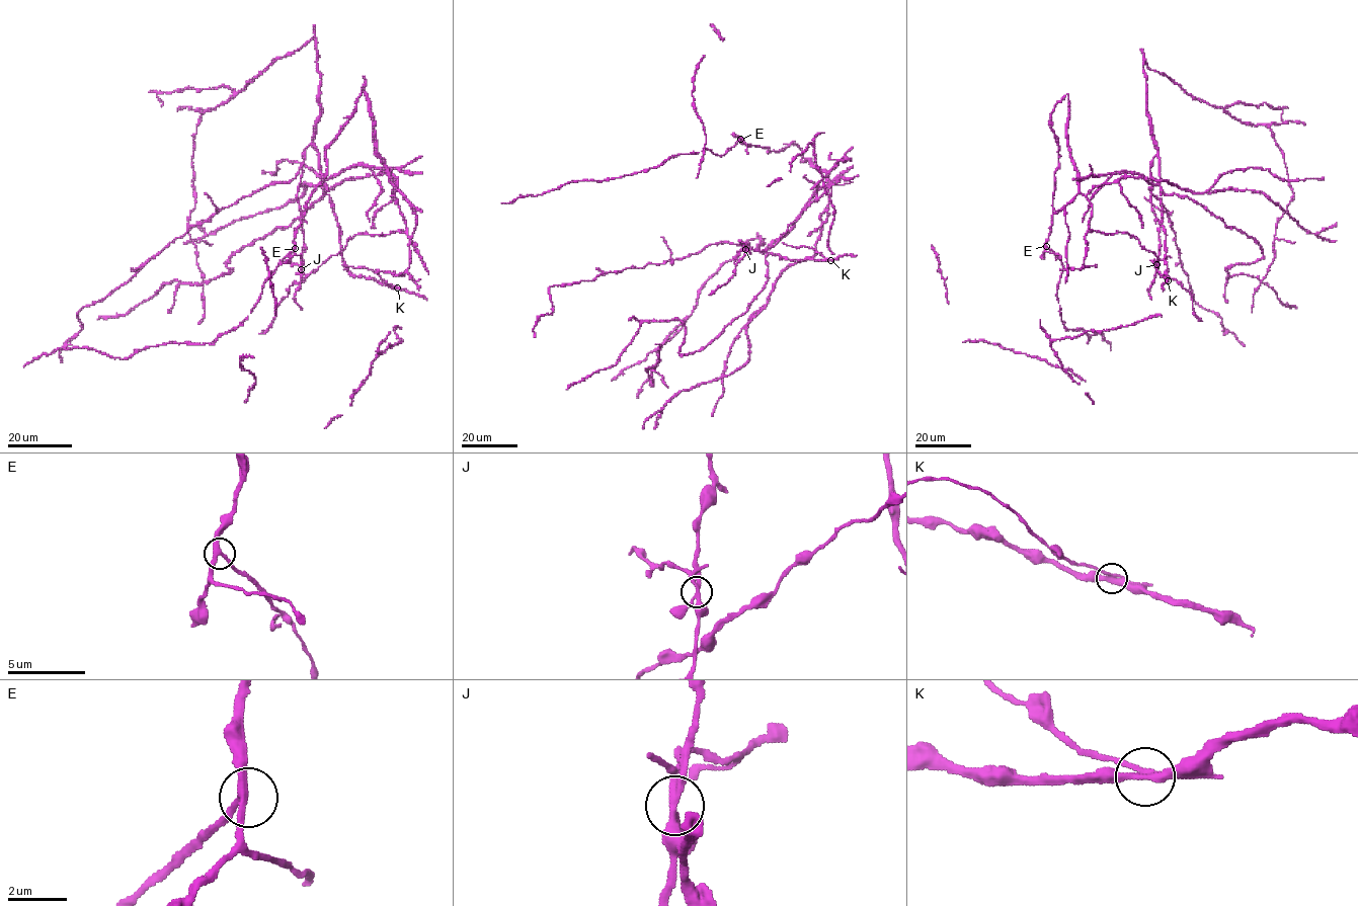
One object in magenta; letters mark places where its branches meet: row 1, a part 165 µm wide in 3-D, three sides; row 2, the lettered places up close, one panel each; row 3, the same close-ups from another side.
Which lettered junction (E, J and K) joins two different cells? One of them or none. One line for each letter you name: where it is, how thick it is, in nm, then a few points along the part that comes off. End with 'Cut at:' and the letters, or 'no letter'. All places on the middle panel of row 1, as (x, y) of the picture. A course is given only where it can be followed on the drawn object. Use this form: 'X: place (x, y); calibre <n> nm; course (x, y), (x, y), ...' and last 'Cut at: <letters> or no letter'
J: place (745, 249); calibre 240 nm; course (745, 249), (740, 251), (733, 263)
Cut at: J

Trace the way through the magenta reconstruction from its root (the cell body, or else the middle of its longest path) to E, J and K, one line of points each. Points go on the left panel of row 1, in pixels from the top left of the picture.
E: (372, 235), (405, 232), (406, 223), (377, 150), (364, 76), (355, 110), (325, 151), (326, 175), (295, 248)
J: (372, 235), (361, 233), (350, 237), (343, 250), (303, 278), (301, 269)
K: (372, 235), (350, 237), (302, 277), (297, 190), (310, 145), (339, 228), (344, 266), (398, 287)

